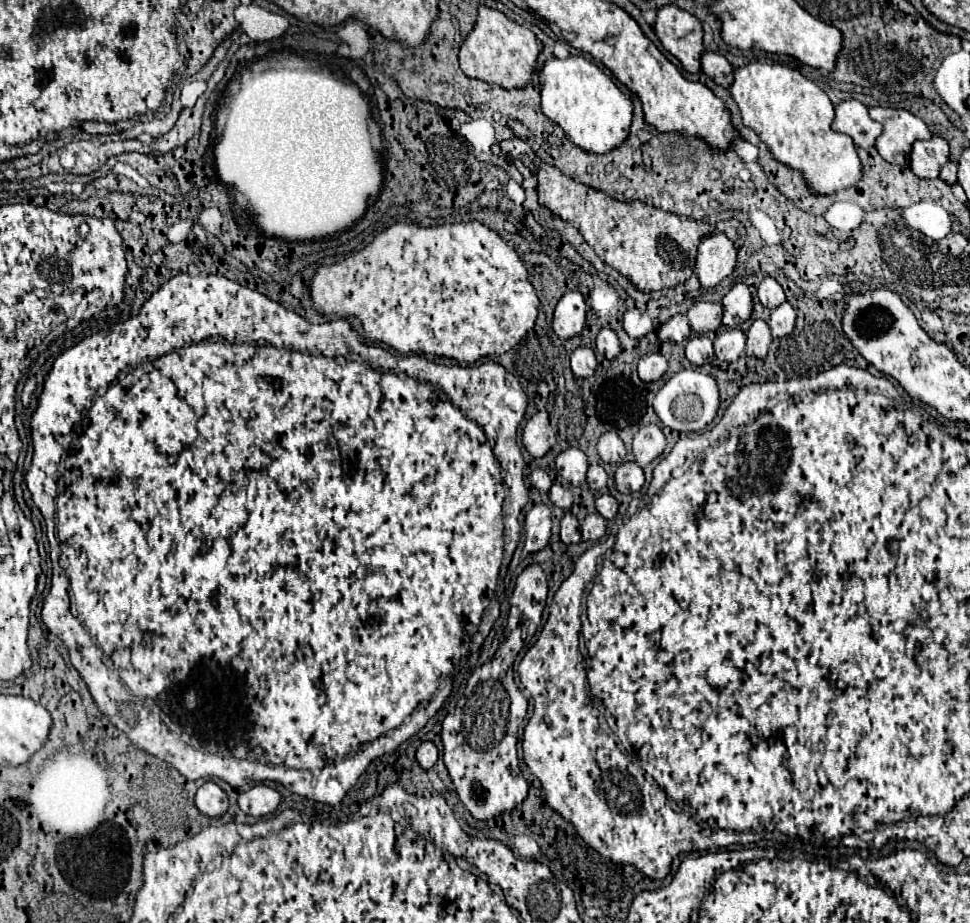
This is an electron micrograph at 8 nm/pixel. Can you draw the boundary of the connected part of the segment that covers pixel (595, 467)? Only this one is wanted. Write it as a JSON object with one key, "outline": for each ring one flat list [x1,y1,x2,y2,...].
{"outline":[[591,464,587,472,587,484,591,490,601,490,607,484,607,474,599,464]]}

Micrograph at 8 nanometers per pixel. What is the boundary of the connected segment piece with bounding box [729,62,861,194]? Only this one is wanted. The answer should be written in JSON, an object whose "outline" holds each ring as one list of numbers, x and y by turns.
{"outline":[[747,64,735,70,729,94,739,104,743,124,759,134,777,160,803,172,811,192,831,194,859,182,861,162,853,140,831,130,835,114,829,96,797,70,781,64]]}

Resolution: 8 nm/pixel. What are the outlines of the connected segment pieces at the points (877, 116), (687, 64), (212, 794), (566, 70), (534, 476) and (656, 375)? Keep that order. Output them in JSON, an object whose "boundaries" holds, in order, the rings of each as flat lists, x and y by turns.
{"boundaries":[[[873,106,869,108,869,116,883,124,883,132,877,138,875,148,883,160,891,164,905,164,913,142,931,138,925,122,907,110]],[[663,6,657,10,653,24,663,48,671,52,687,72,699,72,703,54,701,22,677,6]],[[205,782,203,786,197,788,195,806,205,816,221,816,225,814,229,800,227,800,227,794,215,782]],[[567,56,565,60,545,60,541,72,541,110,557,122,571,142,585,152,605,154,613,150,629,136,629,124,633,116,631,100,611,82,611,78,591,60,583,56]],[[535,468,533,472,531,472,531,484,533,484,533,488,537,488,537,490,541,490,541,492,549,492,549,488,551,488,551,478,549,478,549,474,545,472,545,470,541,470,541,468]],[[649,352,639,358,639,378,643,382,659,380,665,374,665,370,667,370,667,360,657,352]]]}

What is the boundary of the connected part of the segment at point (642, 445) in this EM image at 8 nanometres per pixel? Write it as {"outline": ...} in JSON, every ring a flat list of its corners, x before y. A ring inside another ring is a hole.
{"outline":[[657,424,643,426,633,438,633,456,639,466,647,466,655,458,659,458,665,450,665,434]]}

